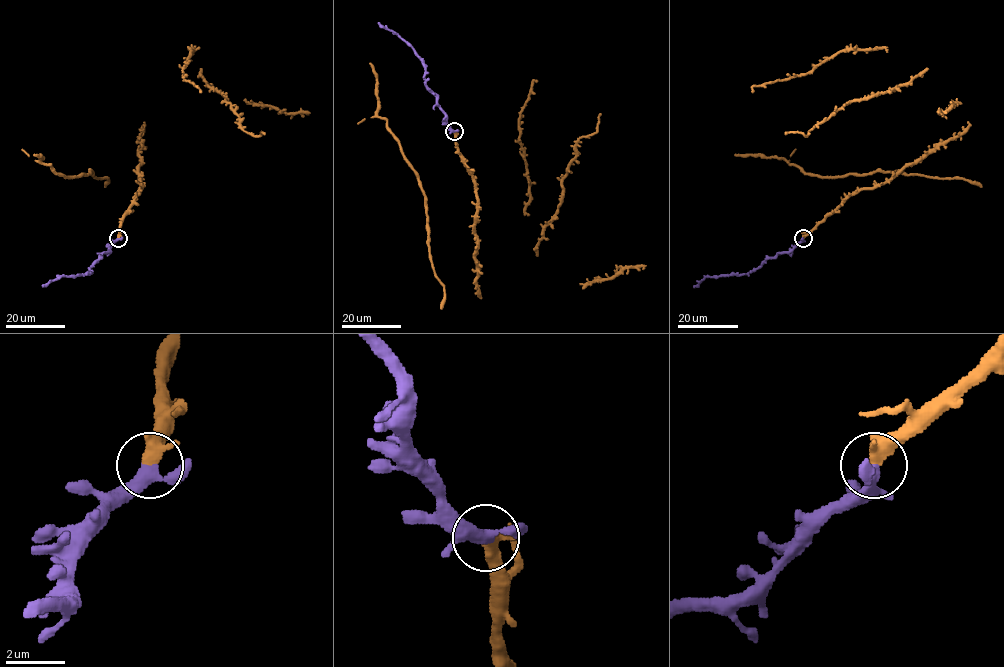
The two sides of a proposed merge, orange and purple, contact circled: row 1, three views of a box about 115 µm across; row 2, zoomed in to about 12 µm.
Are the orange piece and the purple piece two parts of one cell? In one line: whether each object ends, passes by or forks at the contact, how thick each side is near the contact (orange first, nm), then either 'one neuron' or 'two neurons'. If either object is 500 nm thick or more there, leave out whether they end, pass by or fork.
calibres 500 and 360 nm; one neuron

